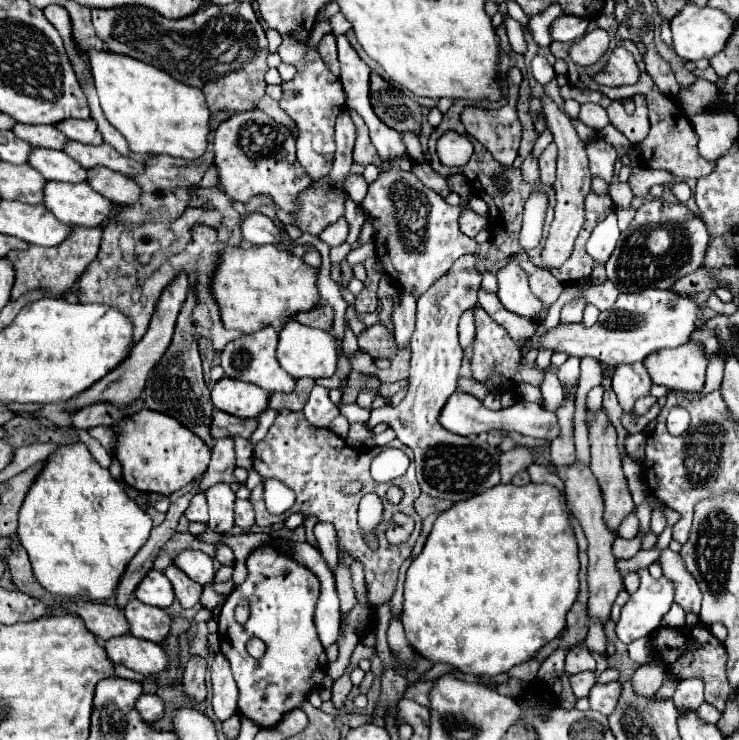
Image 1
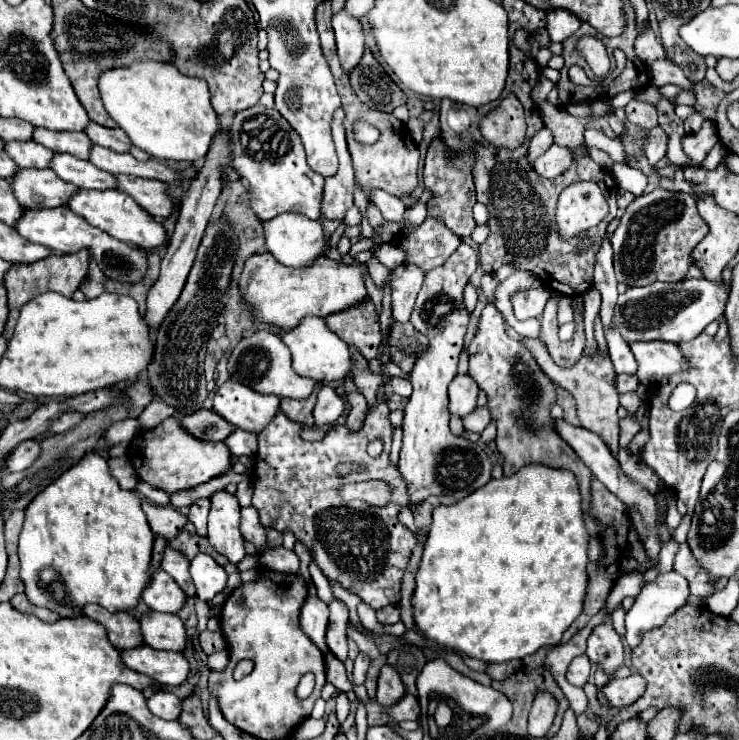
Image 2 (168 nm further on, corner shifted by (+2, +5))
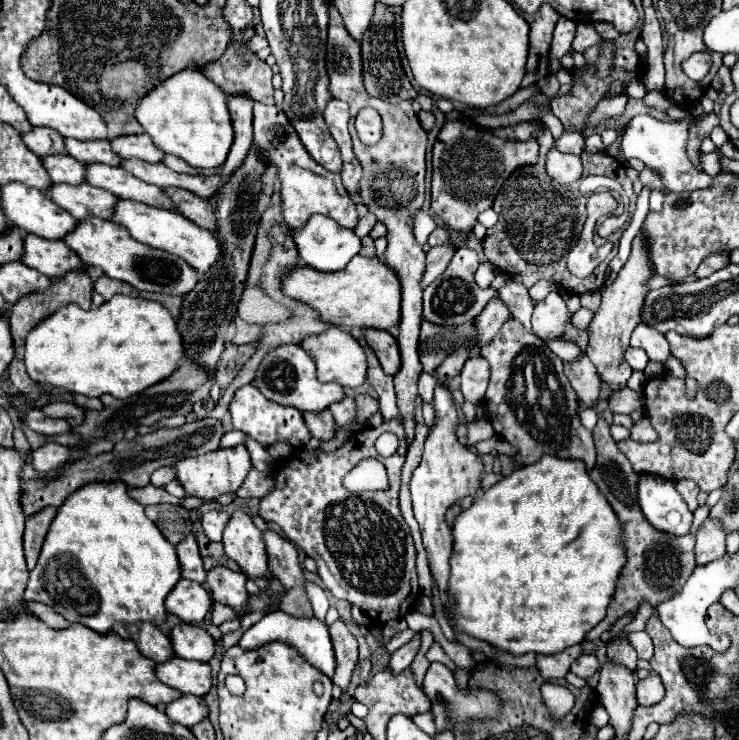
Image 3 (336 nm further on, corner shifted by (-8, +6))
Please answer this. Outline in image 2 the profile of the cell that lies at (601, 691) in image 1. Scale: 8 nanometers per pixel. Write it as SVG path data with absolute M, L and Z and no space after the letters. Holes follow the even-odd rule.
M632 674L632 676L622 678L622 680L620 678L610 680L602 688L602 694L606 696L606 700L608 700L610 706L620 708L620 706L628 706L628 704L636 702L642 696L644 686L646 686L644 678L640 674Z

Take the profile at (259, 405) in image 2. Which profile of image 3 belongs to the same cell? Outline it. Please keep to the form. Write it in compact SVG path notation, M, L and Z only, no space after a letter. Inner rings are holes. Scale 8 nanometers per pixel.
M244 385L242 389L236 391L236 395L230 403L230 415L232 415L234 429L250 435L252 439L256 439L262 445L274 445L280 441L288 441L294 449L298 449L310 441L310 431L304 425L302 413L296 411L294 407L284 407L284 405L272 403L254 385Z

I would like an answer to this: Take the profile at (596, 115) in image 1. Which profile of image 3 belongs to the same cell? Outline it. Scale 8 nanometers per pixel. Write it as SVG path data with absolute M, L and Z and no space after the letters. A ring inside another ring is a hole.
M636 115L626 125L626 133L622 137L622 157L624 159L636 157L636 159L644 161L646 167L650 167L654 173L660 175L664 189L668 193L684 193L684 191L708 187L712 183L712 177L706 175L704 171L696 169L686 155L688 127L690 127L692 119L694 117L688 115L676 123L664 123L664 121L658 121L650 115Z

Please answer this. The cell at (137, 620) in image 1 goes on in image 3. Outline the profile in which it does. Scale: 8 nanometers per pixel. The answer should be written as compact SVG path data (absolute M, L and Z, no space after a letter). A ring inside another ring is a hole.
M178 625L170 633L174 651L182 659L194 659L208 663L216 653L216 641L214 637L204 629L196 625Z

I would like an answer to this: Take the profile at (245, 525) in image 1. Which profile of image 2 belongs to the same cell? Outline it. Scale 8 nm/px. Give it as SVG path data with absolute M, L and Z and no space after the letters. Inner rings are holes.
M254 506L240 510L240 532L256 546L258 552L266 550L266 532L264 526L258 522L258 510L254 510Z

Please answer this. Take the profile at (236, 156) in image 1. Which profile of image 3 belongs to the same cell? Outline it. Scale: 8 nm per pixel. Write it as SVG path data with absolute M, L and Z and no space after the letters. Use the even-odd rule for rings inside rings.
M254 103L254 143L258 145L262 157L278 167L278 175L282 181L282 217L292 229L304 227L304 223L314 213L326 215L348 229L354 229L358 225L356 205L342 185L340 173L330 173L324 171L324 167L316 165L316 161L306 153L292 123L286 119L280 107Z

